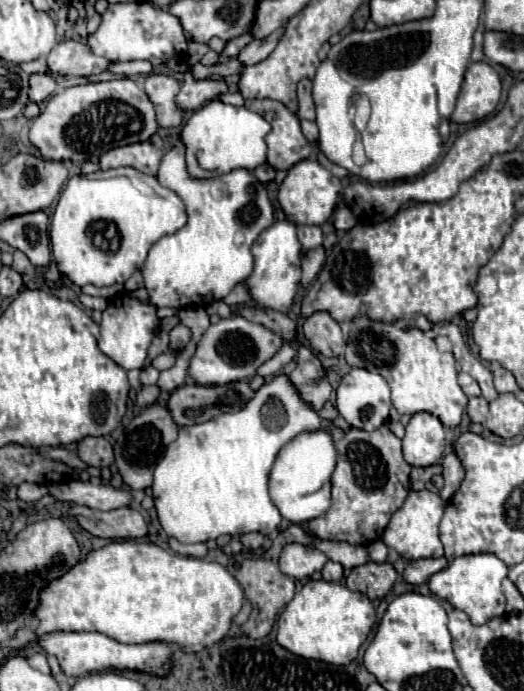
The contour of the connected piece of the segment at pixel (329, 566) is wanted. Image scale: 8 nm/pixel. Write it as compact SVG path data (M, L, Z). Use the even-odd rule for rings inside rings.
M327 561L325 567L321 569L321 573L323 573L323 579L325 579L325 581L335 581L335 583L343 581L343 565L341 565L341 563Z

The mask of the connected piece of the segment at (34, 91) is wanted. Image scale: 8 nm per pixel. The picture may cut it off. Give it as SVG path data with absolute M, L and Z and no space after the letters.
M31 75L31 87L29 87L29 99L33 103L43 103L49 99L57 89L57 83L49 75Z

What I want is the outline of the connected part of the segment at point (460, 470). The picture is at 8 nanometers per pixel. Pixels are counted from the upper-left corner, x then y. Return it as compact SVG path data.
M447 453L443 459L443 479L445 479L445 487L439 491L439 495L449 501L451 495L459 489L461 481L465 475L465 467L461 465L459 457L455 453Z

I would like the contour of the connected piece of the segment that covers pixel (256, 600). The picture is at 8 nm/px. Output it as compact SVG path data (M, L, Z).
M239 553L239 555L233 555L233 557L229 559L227 569L229 569L229 573L241 583L247 601L253 603L253 613L251 613L249 621L241 627L243 633L245 633L247 637L253 637L253 639L265 637L265 635L271 631L271 627L273 627L273 623L275 623L275 619L277 619L279 609L285 607L285 605L293 599L293 593L295 593L295 583L293 583L293 579L287 577L285 573L281 573L277 557L275 557L275 561L267 561L267 559L263 559L263 557L259 557L259 559L247 559L247 557L243 557L243 555Z

